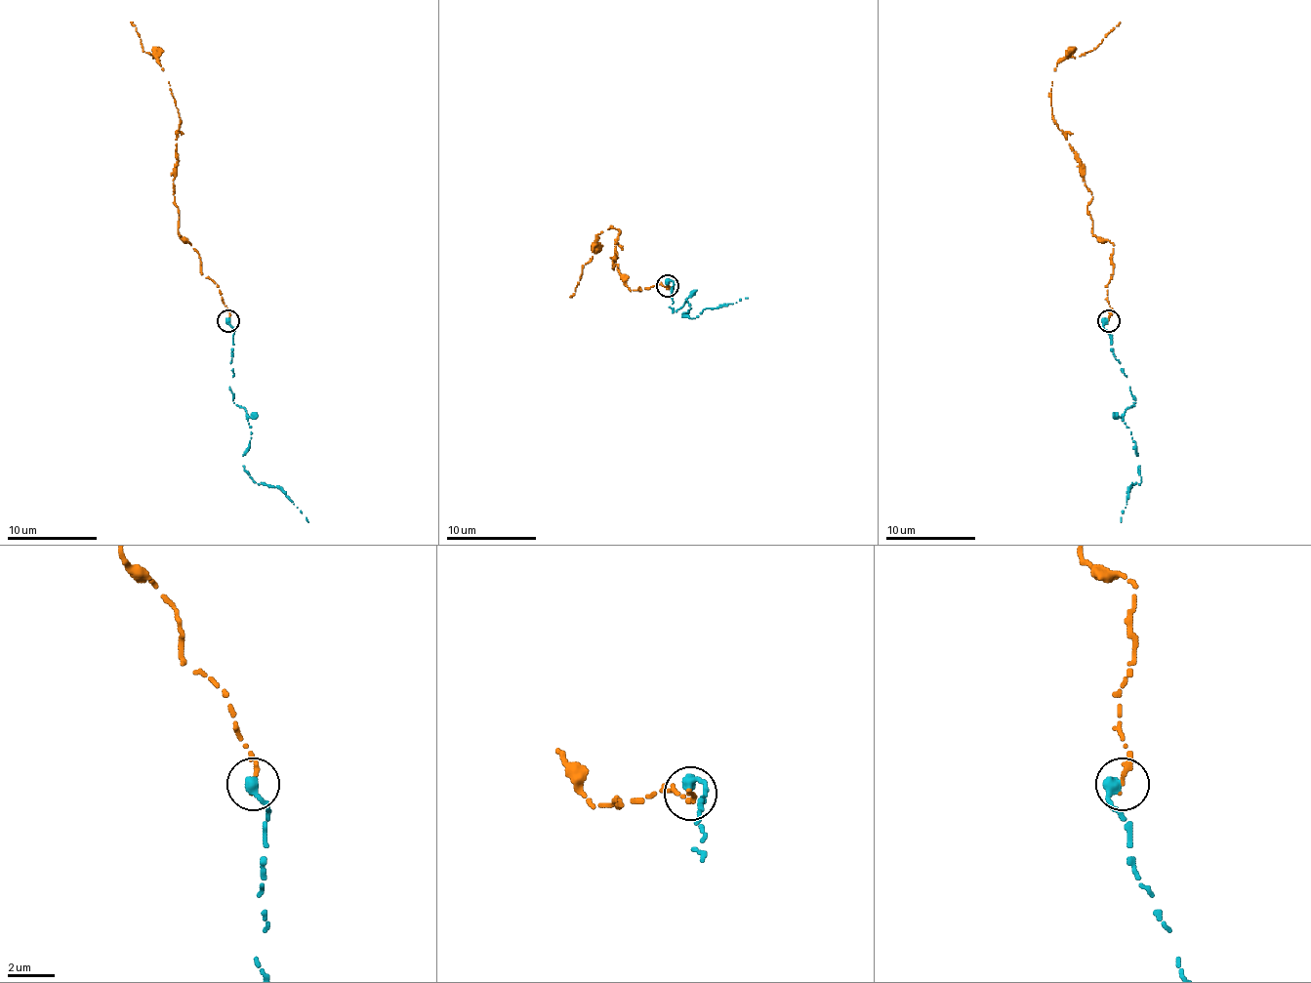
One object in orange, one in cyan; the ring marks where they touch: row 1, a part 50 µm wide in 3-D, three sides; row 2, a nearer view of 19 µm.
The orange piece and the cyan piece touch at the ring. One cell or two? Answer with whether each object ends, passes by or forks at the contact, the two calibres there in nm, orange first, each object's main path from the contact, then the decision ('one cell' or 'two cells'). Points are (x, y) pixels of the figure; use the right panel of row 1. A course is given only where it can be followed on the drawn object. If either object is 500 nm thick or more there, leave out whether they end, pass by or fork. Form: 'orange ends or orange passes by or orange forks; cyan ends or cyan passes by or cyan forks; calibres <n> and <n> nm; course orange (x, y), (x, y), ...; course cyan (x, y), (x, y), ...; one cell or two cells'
orange ends; cyan ends; calibres 220 and 420 nm; course orange (1109, 320), (1114, 245), (1093, 232), (1093, 196), (1052, 117), (1050, 93), (1055, 67), (1090, 52), (1120, 22); course cyan (1107, 320), (1111, 351), (1136, 403), (1123, 417), (1138, 455), (1140, 482), (1131, 484), (1120, 522); one cell

